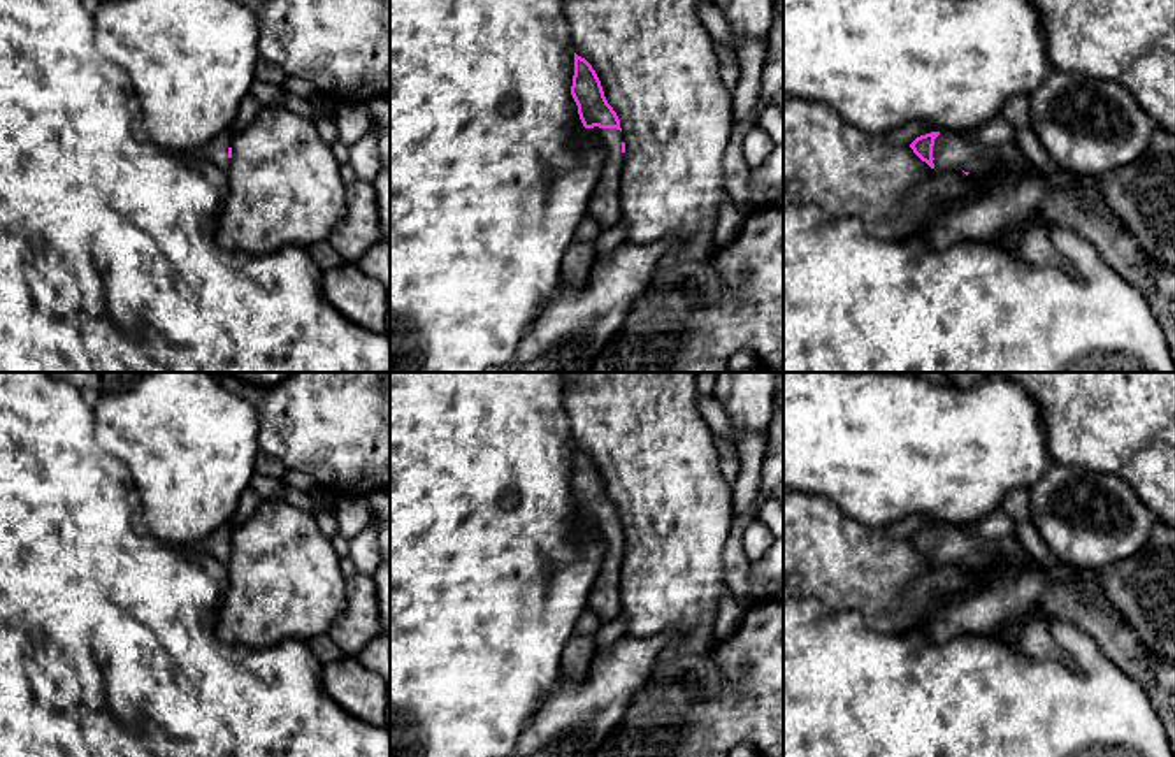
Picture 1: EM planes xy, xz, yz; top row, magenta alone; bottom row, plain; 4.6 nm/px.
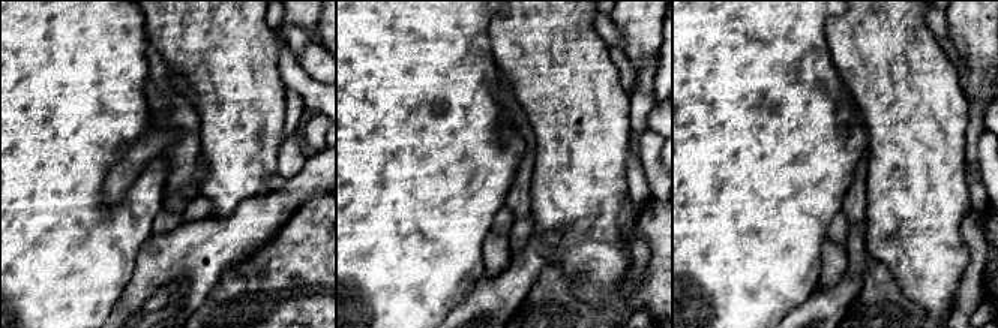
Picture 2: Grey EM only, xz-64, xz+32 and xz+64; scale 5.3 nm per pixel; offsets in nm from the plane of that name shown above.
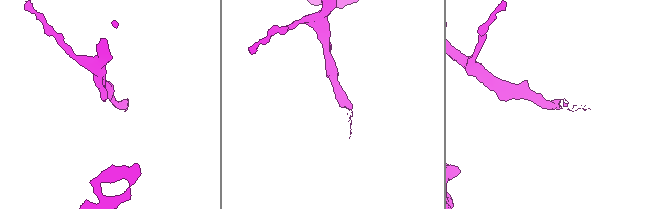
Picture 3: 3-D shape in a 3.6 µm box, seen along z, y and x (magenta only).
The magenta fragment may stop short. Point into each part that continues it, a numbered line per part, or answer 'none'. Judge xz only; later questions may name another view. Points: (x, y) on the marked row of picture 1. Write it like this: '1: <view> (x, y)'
1: xz (605, 204)

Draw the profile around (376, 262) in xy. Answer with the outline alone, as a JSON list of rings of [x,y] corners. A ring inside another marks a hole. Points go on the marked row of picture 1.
[[[390,239],[376,242],[357,267],[386,288],[385,334],[390,337]]]

